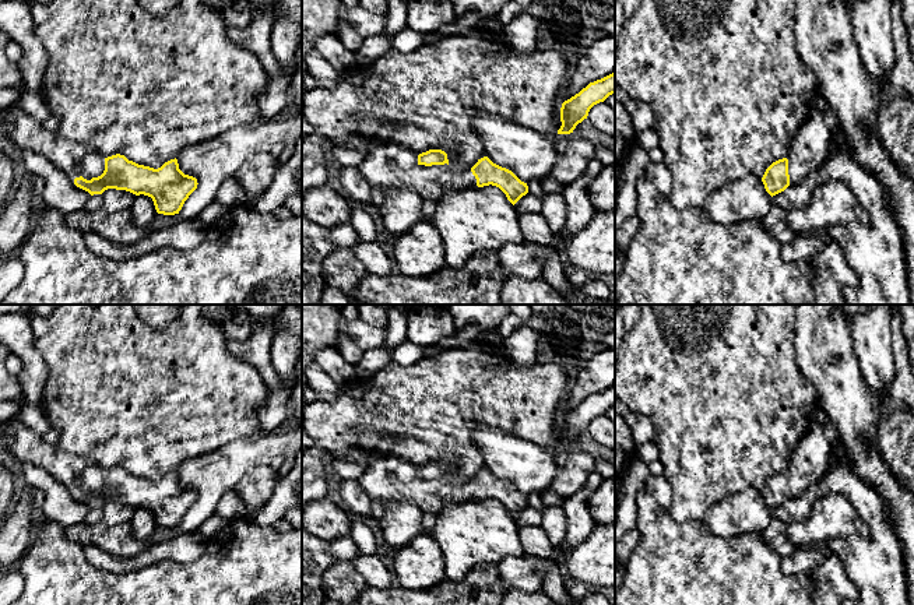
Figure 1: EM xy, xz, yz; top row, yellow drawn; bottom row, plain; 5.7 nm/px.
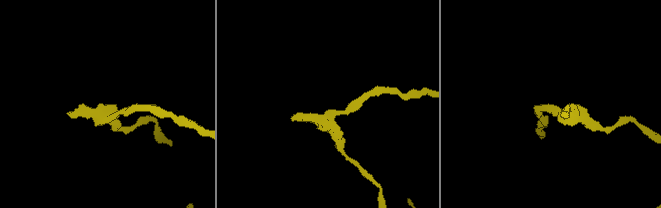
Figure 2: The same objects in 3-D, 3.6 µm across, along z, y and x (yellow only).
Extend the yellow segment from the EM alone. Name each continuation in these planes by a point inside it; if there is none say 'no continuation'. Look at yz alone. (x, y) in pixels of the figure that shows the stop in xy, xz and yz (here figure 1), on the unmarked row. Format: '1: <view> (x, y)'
1: yz (811, 457)

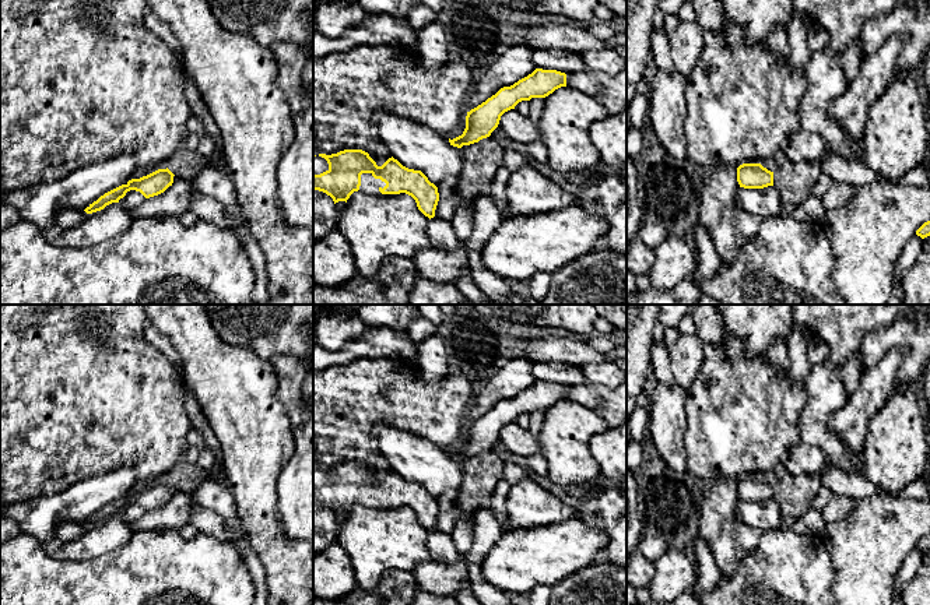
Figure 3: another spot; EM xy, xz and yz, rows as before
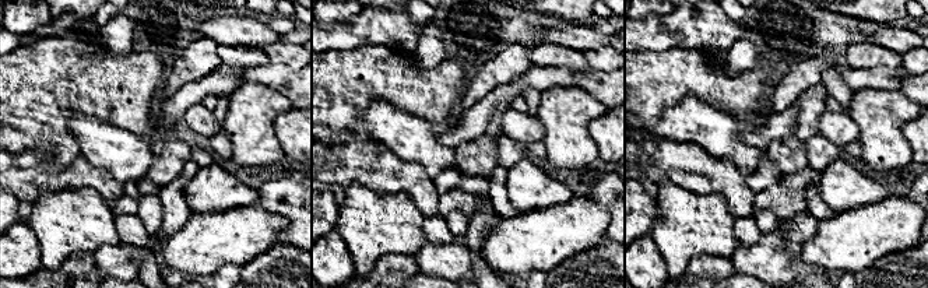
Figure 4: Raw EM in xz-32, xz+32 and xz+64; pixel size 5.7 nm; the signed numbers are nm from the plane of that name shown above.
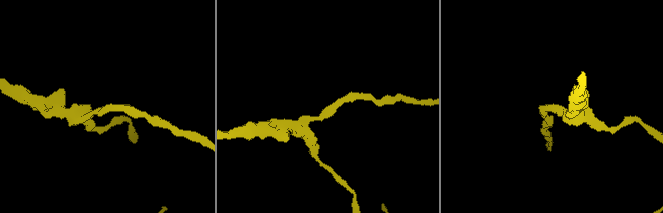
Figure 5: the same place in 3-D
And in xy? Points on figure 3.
no continuation

